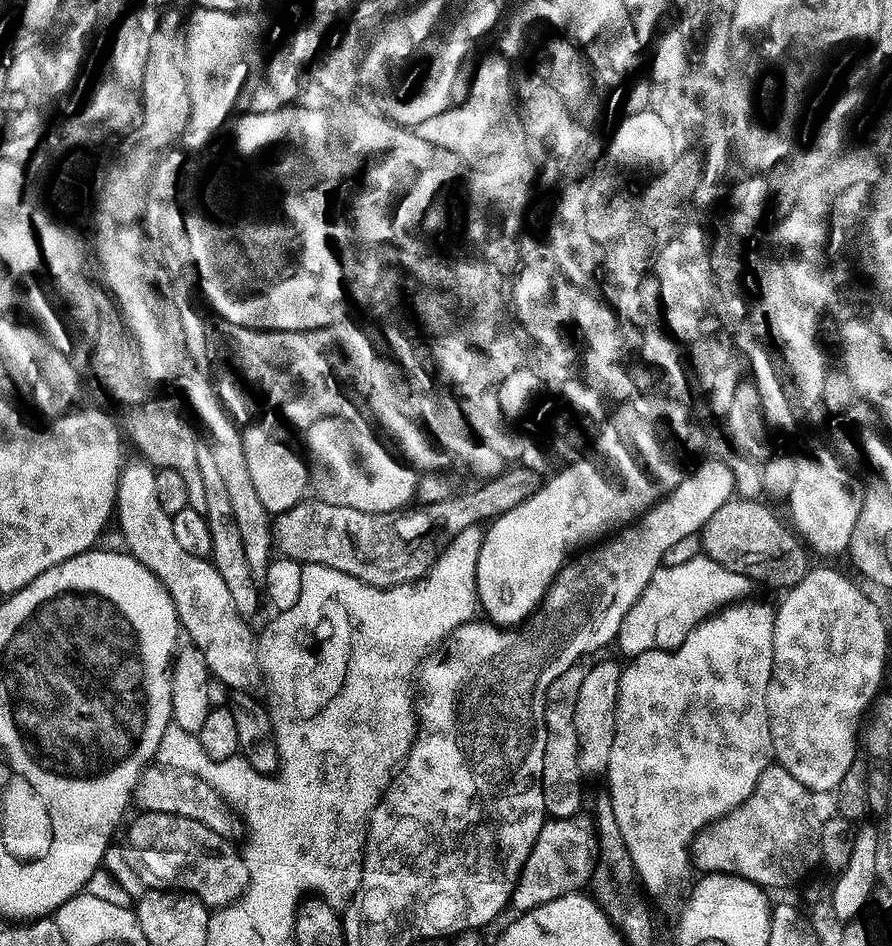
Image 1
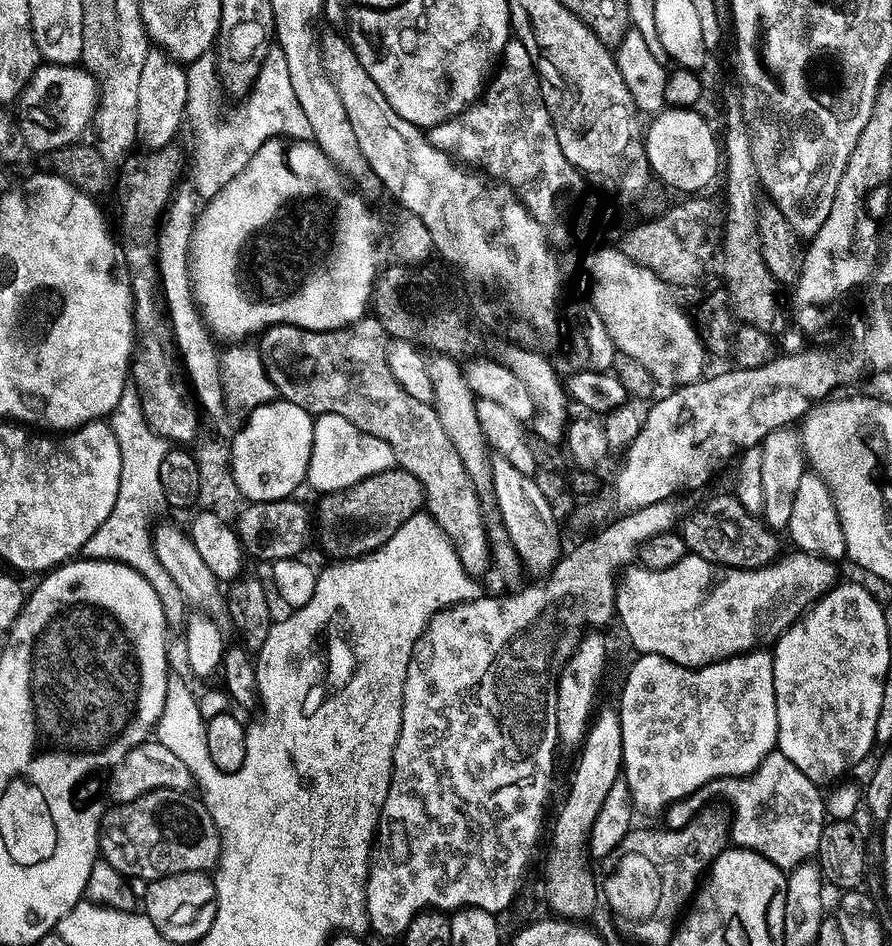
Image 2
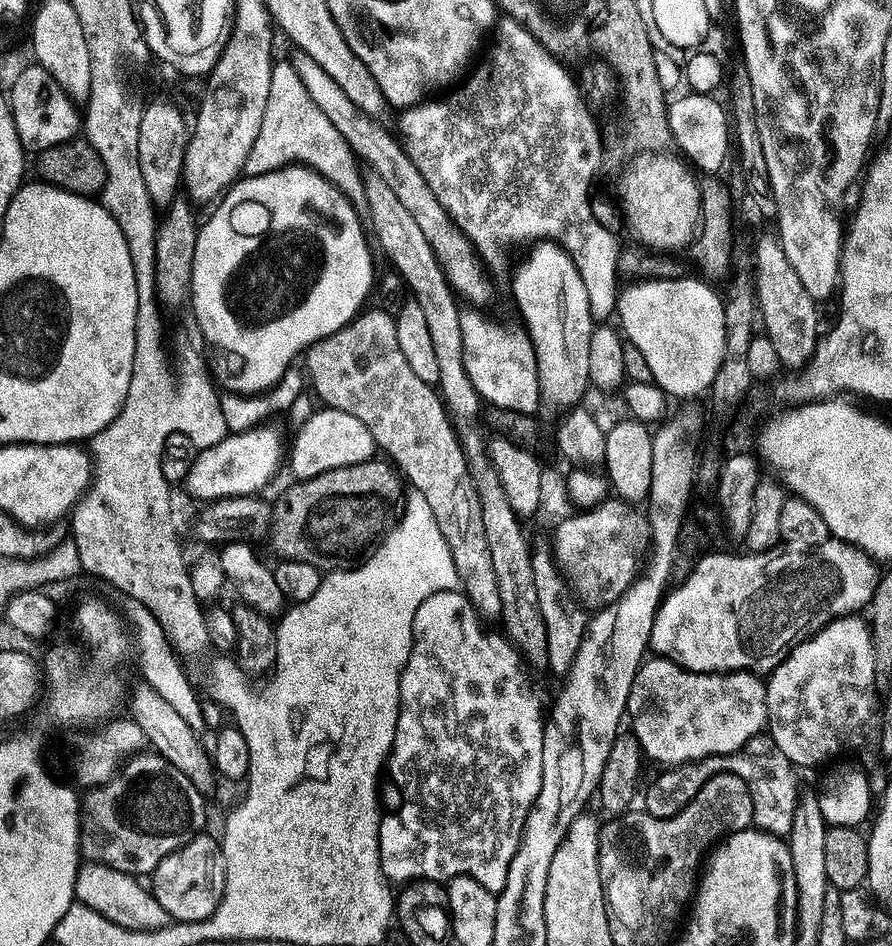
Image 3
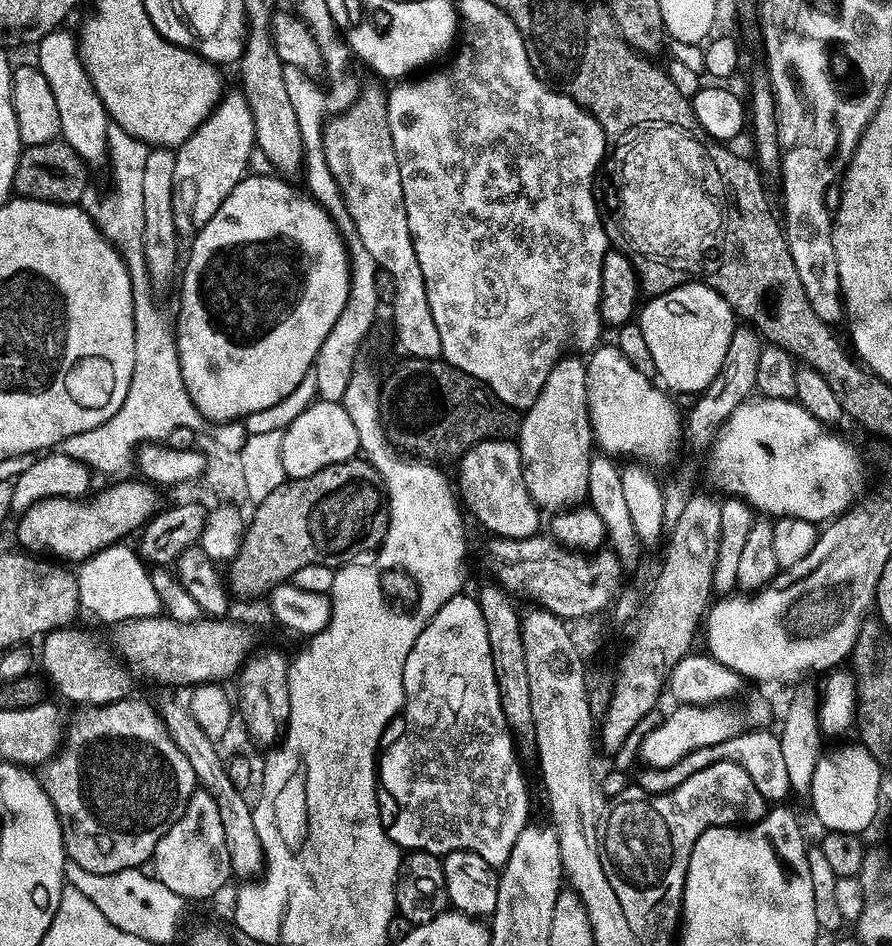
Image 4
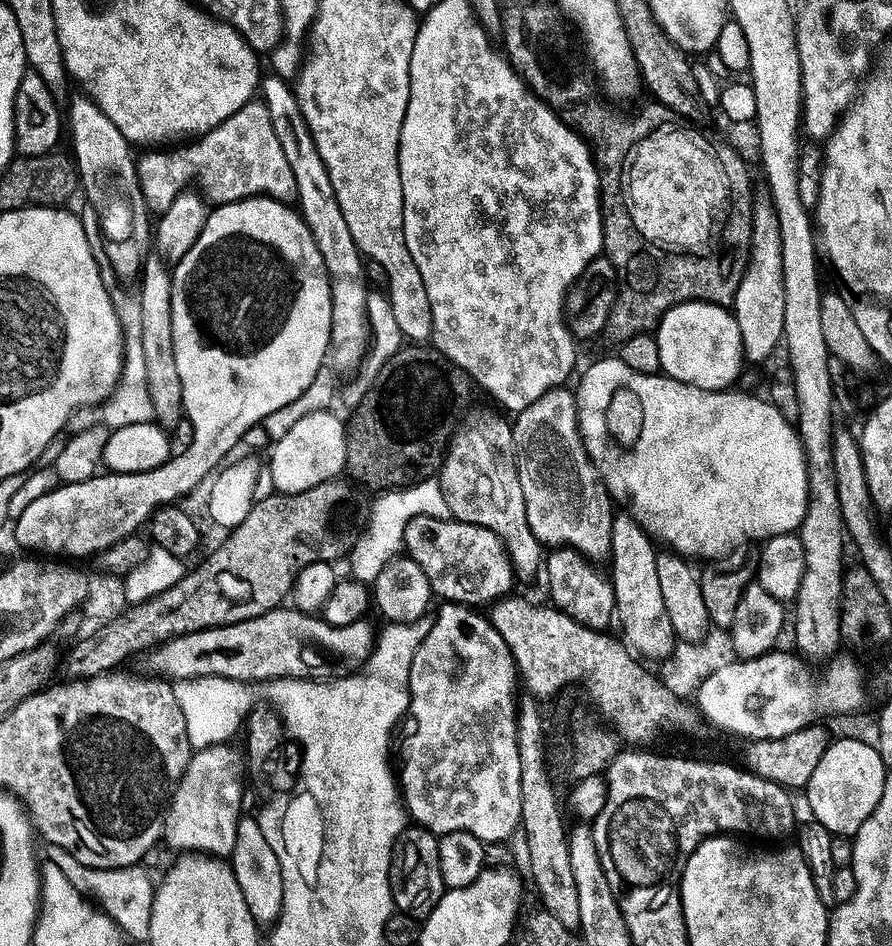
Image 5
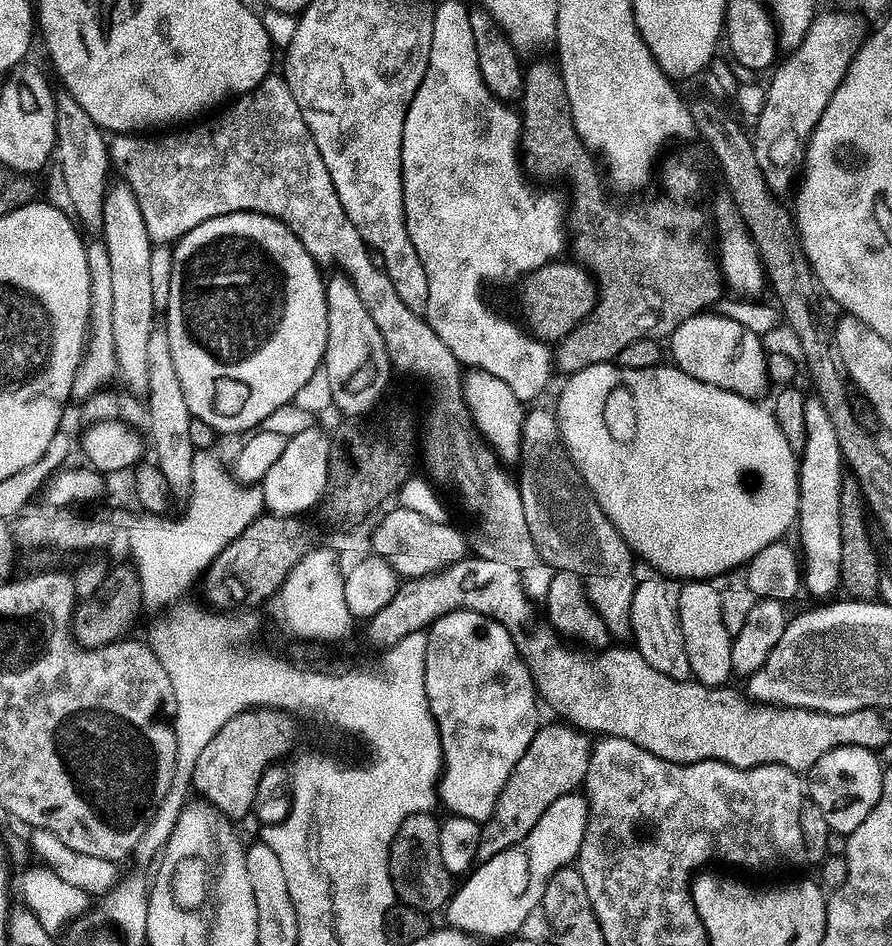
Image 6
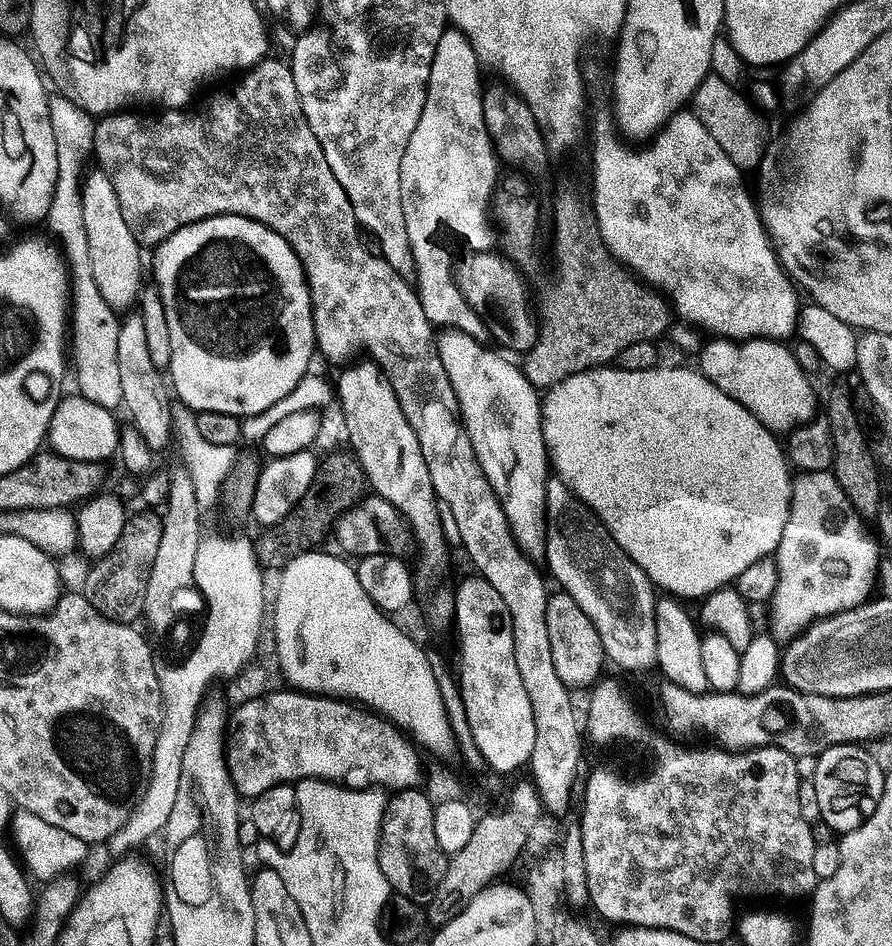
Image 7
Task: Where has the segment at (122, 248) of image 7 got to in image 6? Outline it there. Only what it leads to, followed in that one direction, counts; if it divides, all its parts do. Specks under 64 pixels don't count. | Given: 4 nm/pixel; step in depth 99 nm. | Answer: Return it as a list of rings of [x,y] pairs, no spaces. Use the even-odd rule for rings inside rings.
[[[63,88],[55,91],[56,106],[56,150],[55,157],[58,171],[63,174],[63,181],[66,182],[66,188],[69,191],[70,200],[75,217],[79,218],[90,228],[99,231],[104,225],[105,198],[110,187],[108,172],[111,173],[111,153],[103,129],[100,129],[90,114],[82,109],[72,94]]]

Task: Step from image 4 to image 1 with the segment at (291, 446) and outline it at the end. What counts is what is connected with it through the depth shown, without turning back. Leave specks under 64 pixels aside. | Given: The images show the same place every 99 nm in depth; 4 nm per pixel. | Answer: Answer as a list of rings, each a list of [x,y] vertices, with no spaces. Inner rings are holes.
[[[342,417],[330,418],[329,420],[319,420],[318,423],[311,425],[307,429],[308,432],[308,448],[312,451],[310,457],[311,479],[314,481],[314,492],[319,499],[330,502],[334,506],[346,506],[350,510],[362,510],[363,512],[402,512],[405,511],[417,499],[418,496],[418,472],[409,463],[405,462],[395,451],[388,452],[388,448],[382,441],[376,437],[377,429],[371,423],[365,422],[363,419],[344,419]]]

